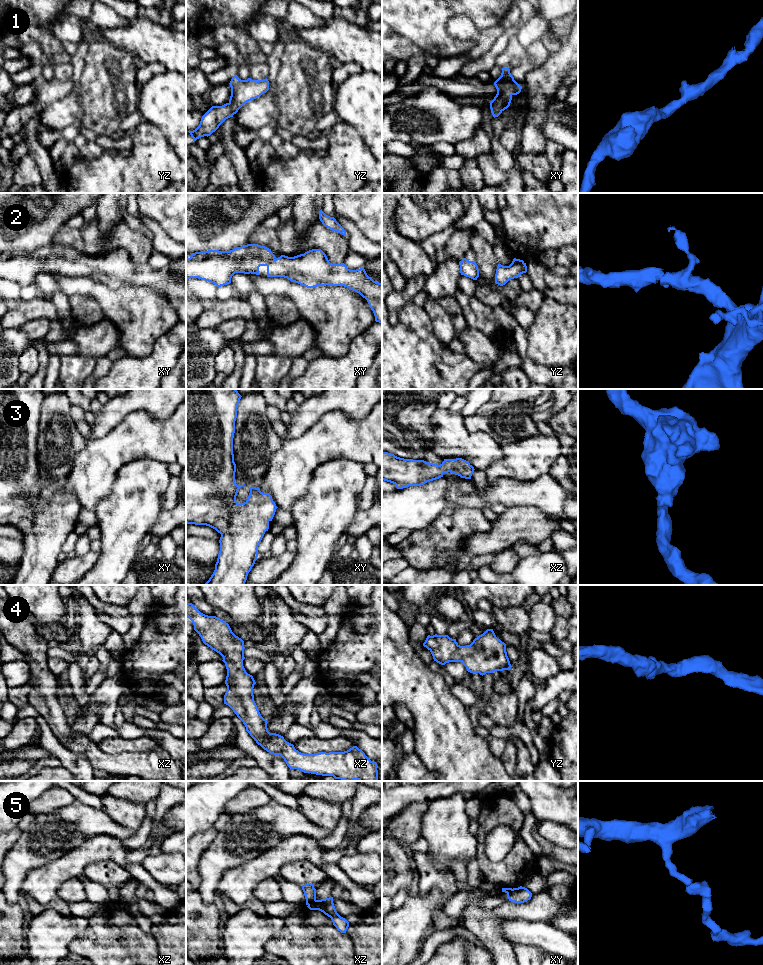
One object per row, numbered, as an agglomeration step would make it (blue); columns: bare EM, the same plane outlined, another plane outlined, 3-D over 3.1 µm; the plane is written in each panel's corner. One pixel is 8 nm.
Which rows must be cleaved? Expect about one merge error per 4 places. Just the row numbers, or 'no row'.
5

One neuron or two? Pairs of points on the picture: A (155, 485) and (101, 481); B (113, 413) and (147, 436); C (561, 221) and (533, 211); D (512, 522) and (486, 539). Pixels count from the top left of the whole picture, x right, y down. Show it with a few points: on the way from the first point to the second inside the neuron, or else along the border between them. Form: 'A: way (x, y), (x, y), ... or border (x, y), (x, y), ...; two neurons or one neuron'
A: border (127, 462), (117, 473), (111, 492), (100, 501); two neurons
B: border (145, 411), (138, 410), (128, 413), (105, 434); two neurons
C: way (554, 214), (551, 211), (540, 211); one neuron
D: way (506, 528), (495, 539), (492, 539); one neuron

